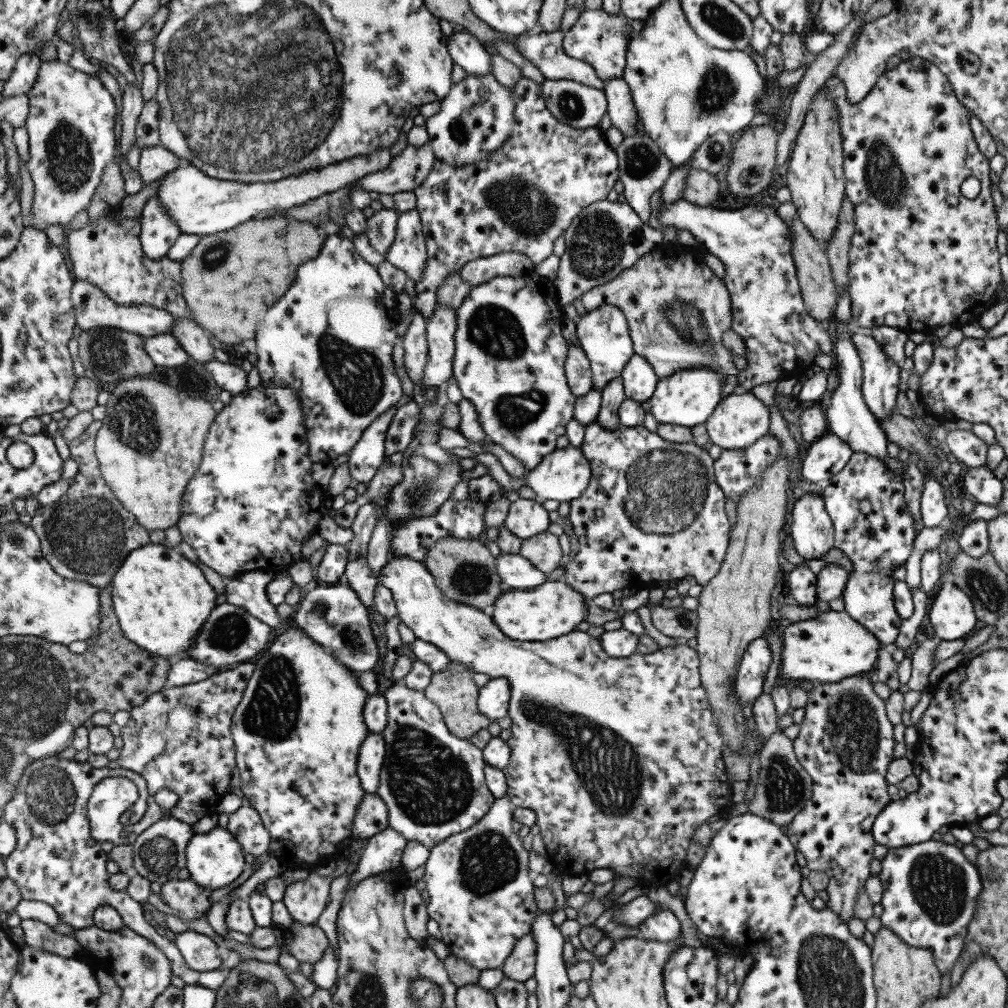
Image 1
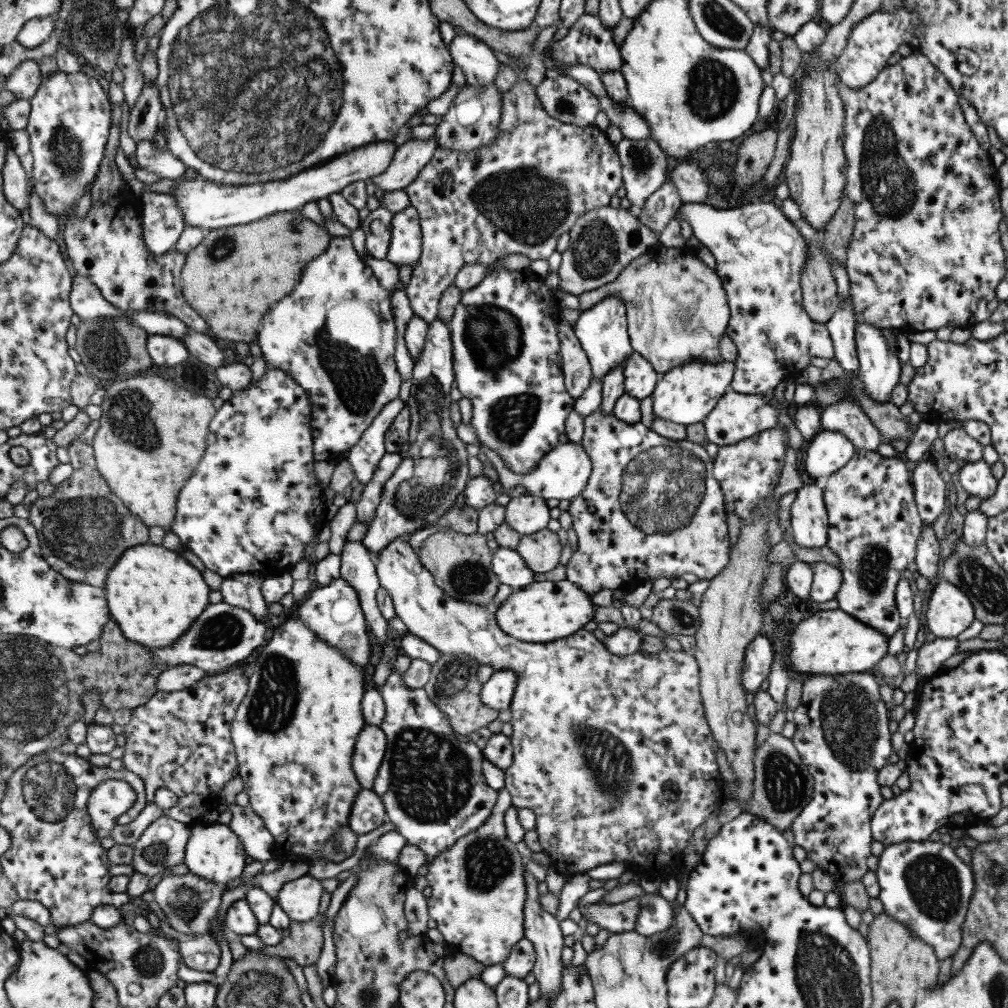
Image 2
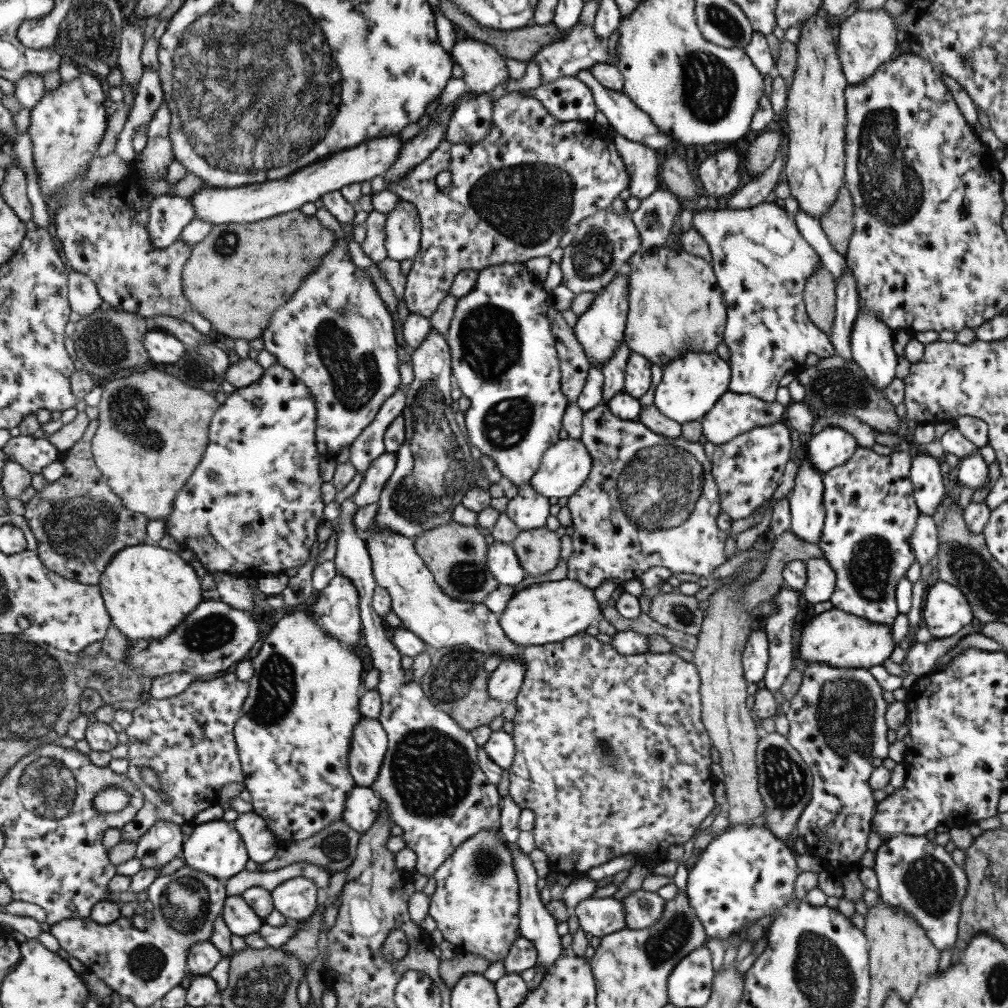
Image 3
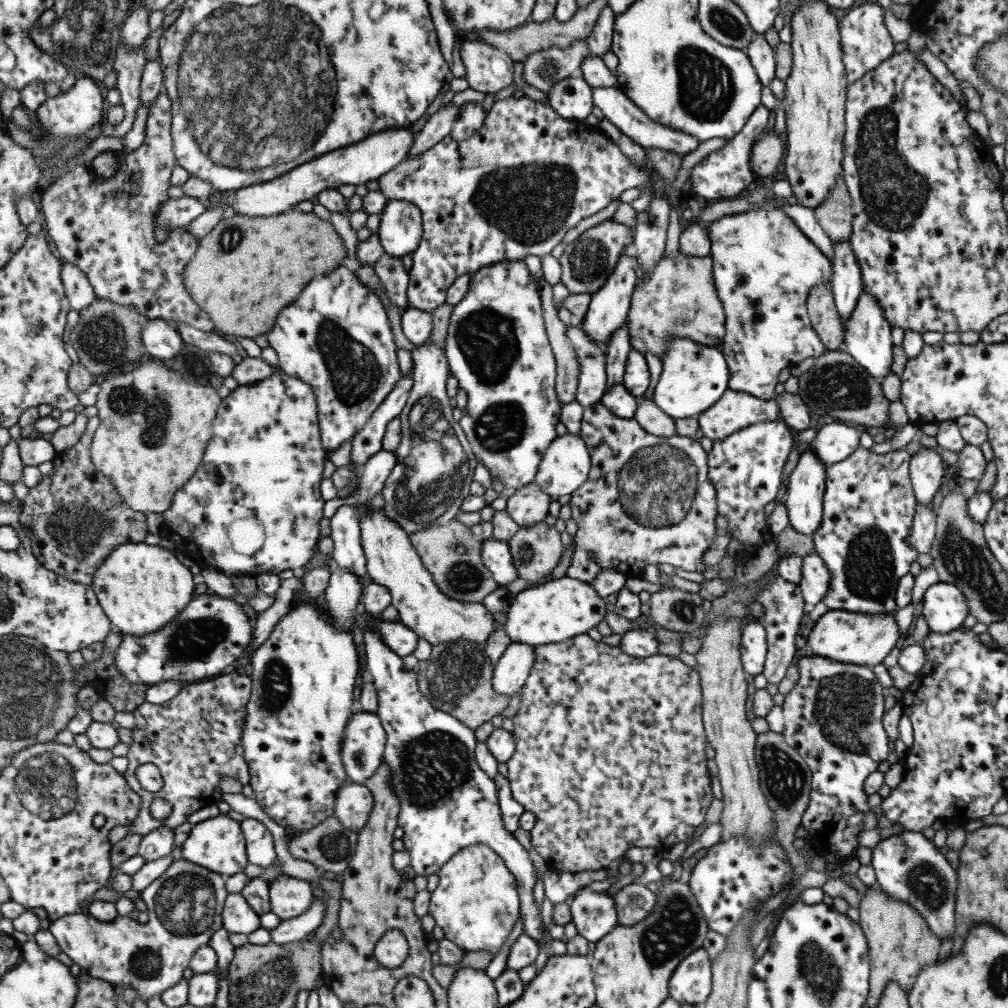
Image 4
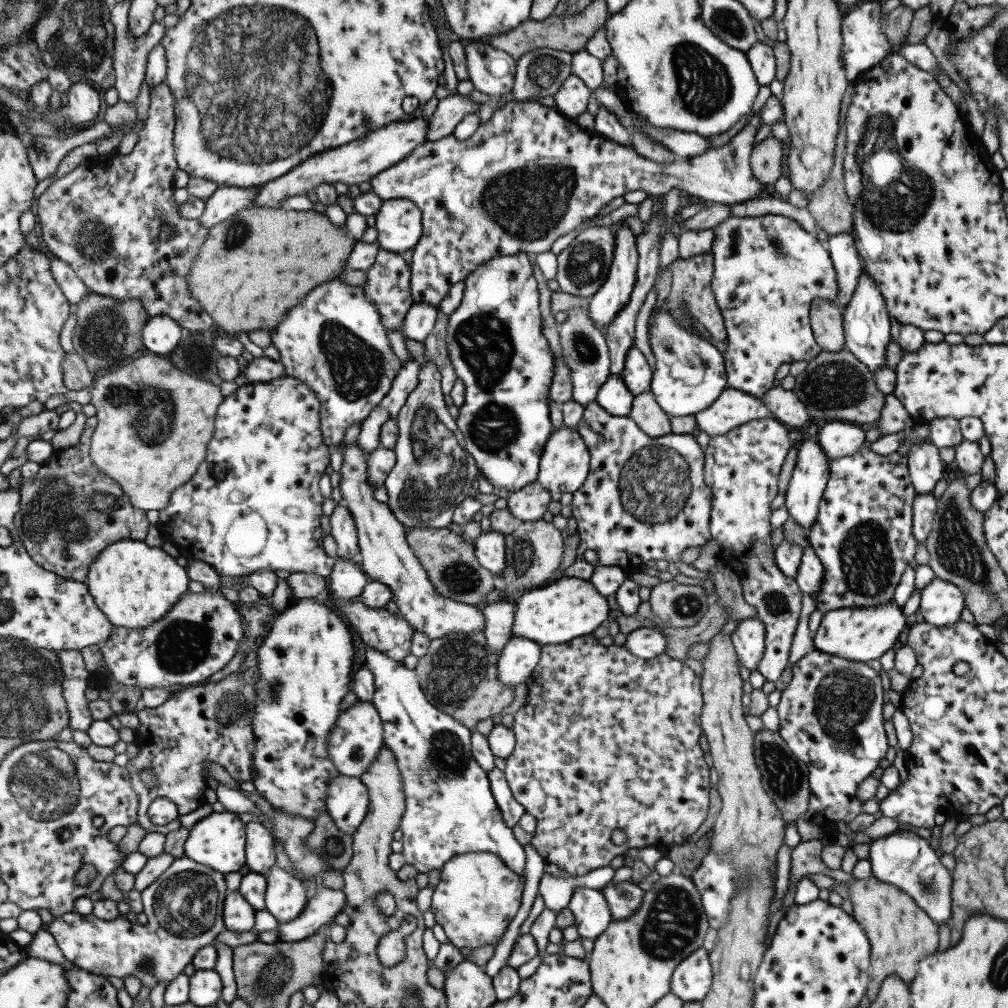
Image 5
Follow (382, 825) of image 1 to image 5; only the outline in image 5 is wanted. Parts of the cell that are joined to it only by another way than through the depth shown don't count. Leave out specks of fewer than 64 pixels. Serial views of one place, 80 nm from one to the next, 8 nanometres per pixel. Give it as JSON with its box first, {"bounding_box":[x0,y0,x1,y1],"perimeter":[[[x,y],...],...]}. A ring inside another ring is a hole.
{"bounding_box":[328,773,372,834],"perimeter":[[[343,773],[331,778],[329,785],[328,813],[343,832],[354,834],[372,806],[368,787],[359,777]]]}

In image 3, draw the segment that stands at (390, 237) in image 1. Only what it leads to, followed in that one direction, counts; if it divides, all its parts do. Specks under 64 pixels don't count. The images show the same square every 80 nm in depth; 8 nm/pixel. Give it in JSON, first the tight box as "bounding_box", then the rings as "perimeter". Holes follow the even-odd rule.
{"bounding_box":[361,211,389,264],"perimeter":[[[371,211],[369,219],[366,220],[367,227],[366,240],[361,245],[363,253],[373,260],[376,264],[388,257],[386,246],[387,233],[385,233],[385,223],[389,214]]]}

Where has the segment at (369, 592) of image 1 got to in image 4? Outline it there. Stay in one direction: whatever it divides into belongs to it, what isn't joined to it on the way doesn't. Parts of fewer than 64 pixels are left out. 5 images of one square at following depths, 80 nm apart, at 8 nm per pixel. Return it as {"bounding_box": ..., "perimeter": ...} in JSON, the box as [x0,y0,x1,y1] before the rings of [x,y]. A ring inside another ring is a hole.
{"bounding_box":[330,505,549,947],"perimeter":[[[341,505],[331,517],[330,538],[334,541],[335,565],[348,568],[362,578],[364,590],[373,584],[368,573],[368,558],[362,545],[360,518],[355,505]],[[375,615],[366,617],[363,638],[366,648],[367,675],[371,675],[379,696],[377,715],[388,732],[388,742],[384,760],[388,762],[392,772],[391,786],[401,800],[401,825],[404,831],[405,851],[411,854],[411,867],[417,875],[431,876],[447,865],[455,854],[478,842],[484,842],[504,858],[506,866],[516,877],[520,897],[520,920],[522,933],[535,939],[540,947],[540,937],[549,937],[549,927],[540,921],[537,905],[533,903],[533,885],[535,883],[534,869],[527,855],[528,851],[519,845],[513,835],[505,830],[502,808],[500,807],[500,792],[497,784],[481,767],[476,759],[477,738],[475,732],[447,712],[433,706],[428,696],[420,690],[420,680],[417,670],[405,668],[404,658],[397,655],[391,646],[380,637],[376,626]]]}

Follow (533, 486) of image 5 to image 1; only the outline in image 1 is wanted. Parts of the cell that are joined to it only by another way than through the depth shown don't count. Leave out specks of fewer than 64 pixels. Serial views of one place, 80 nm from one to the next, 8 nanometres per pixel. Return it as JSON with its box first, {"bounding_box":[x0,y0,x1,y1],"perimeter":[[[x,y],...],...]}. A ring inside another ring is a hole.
{"bounding_box":[504,497,549,540],"perimeter":[[[519,497],[510,501],[504,525],[511,534],[517,535],[520,540],[543,533],[543,530],[547,530],[547,524],[549,524],[547,512],[534,499]]]}

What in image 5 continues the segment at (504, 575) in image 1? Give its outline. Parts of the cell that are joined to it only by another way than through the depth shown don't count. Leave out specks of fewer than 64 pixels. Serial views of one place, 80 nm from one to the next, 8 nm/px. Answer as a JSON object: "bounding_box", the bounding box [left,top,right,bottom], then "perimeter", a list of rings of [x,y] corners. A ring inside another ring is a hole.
{"bounding_box":[473,528,505,576],"perimeter":[[[493,528],[481,531],[481,534],[473,541],[476,546],[476,557],[479,562],[496,576],[505,568],[505,535]]]}

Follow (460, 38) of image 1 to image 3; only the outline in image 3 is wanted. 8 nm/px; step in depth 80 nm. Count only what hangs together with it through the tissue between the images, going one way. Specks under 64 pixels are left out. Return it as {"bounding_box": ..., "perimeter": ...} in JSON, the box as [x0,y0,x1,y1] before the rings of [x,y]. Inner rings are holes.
{"bounding_box":[452,37,508,94],"perimeter":[[[472,37],[461,39],[452,54],[464,68],[466,88],[476,94],[493,92],[508,79],[505,56],[490,44]]]}

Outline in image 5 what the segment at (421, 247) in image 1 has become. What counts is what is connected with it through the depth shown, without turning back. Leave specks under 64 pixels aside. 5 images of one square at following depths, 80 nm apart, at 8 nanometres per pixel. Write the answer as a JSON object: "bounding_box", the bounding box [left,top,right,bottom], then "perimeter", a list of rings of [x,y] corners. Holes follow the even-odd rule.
{"bounding_box":[377,198,424,254],"perimeter":[[[409,198],[383,202],[377,216],[378,243],[387,252],[402,254],[415,249],[424,234],[422,212]]]}

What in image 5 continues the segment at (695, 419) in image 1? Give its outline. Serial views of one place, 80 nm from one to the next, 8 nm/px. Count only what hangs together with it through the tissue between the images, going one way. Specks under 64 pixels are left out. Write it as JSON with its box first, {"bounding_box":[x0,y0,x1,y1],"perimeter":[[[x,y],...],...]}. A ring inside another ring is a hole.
{"bounding_box":[647,310,727,416],"perimeter":[[[655,310],[653,315],[655,322],[648,326],[647,342],[655,358],[655,369],[648,390],[669,416],[694,415],[705,410],[727,384],[722,354],[712,343],[677,324],[667,310]]]}

